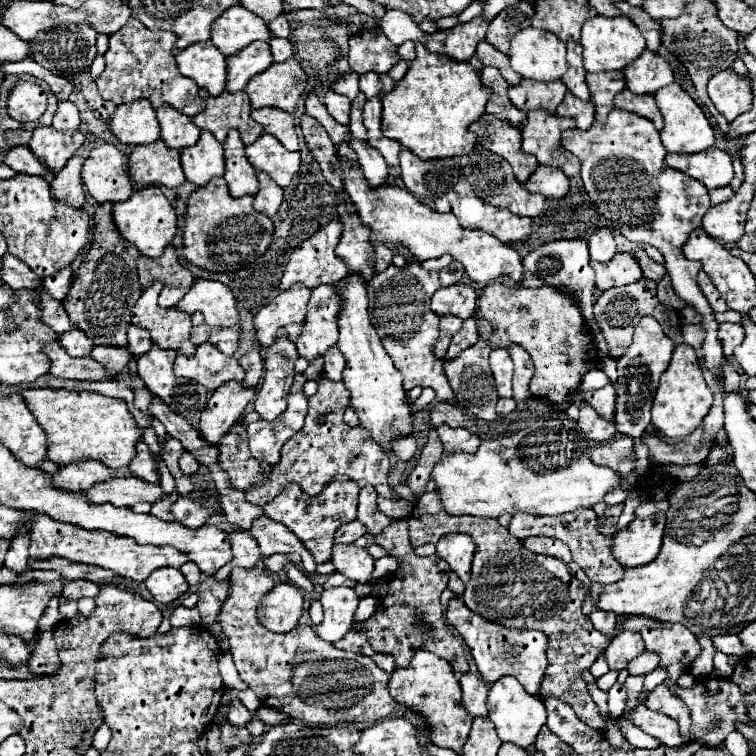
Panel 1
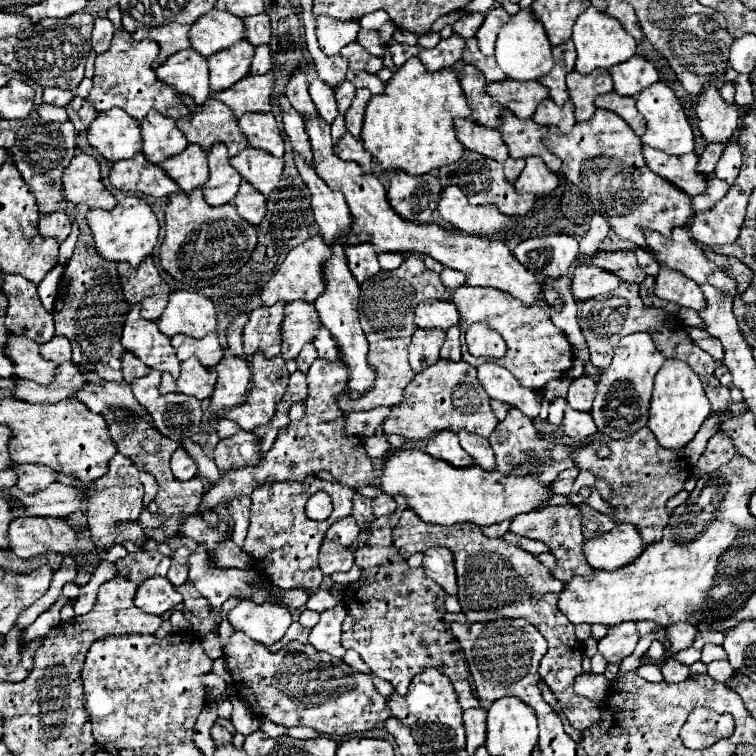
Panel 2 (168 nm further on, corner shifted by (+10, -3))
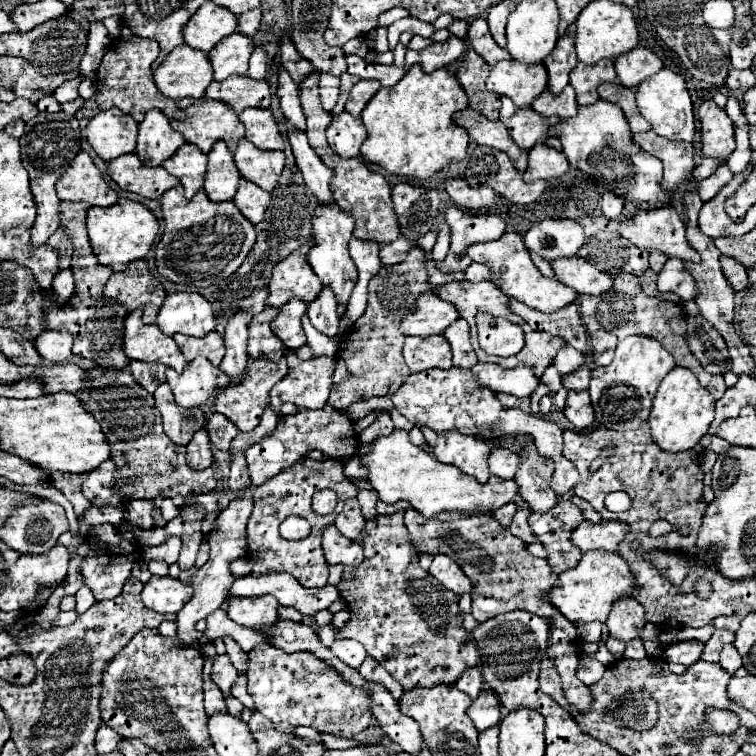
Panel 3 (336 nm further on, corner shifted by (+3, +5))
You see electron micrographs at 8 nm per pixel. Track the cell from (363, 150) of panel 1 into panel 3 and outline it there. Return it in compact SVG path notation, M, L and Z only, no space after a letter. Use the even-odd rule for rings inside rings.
M342 113L340 117L332 119L332 125L326 131L328 145L334 153L340 157L356 157L360 155L360 147L366 139L366 127L360 117L354 117L350 113Z

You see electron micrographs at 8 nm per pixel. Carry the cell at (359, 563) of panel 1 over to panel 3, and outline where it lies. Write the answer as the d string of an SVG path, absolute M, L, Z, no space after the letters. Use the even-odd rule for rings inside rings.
M328 525L322 535L322 549L324 557L330 565L358 565L364 555L362 555L362 545L356 541L350 541L344 537L334 525Z

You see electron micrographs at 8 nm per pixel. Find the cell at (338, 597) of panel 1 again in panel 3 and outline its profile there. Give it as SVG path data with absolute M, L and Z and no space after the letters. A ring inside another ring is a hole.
M336 639L330 647L330 651L342 659L346 665L358 669L360 663L366 659L366 651L364 647L358 643L358 641L352 641L352 639Z

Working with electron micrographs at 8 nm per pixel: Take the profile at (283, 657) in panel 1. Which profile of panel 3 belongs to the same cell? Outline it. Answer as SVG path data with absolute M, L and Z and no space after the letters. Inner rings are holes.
M270 643L256 645L248 657L248 693L254 699L256 711L268 717L278 731L290 733L298 725L308 725L320 733L334 733L352 739L374 721L368 691L344 683L336 669L326 665L312 669L304 665L298 653L288 655Z

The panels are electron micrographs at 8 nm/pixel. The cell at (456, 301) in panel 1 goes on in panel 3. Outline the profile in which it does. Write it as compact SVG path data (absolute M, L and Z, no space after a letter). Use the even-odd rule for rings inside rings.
M424 293L416 299L416 309L402 321L404 335L438 335L442 333L452 321L456 321L458 311L452 303L440 299L436 293Z

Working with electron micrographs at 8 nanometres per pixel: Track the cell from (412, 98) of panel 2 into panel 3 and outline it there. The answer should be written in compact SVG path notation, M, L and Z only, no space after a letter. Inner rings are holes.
M412 65L404 79L390 89L382 87L362 111L368 139L360 153L366 161L384 167L388 173L430 179L446 165L466 157L468 133L452 123L452 115L466 107L468 95L452 71L438 69L424 73L420 65Z

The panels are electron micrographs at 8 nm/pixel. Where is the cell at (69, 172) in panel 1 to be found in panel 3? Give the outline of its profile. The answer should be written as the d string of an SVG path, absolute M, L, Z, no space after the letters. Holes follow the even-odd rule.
M58 227L58 229L56 229L56 235L52 235L52 239L48 239L48 245L50 245L50 247L54 247L54 249L58 251L58 257L60 257L58 267L60 267L60 269L70 267L72 241L70 241L70 235L66 235L64 227Z

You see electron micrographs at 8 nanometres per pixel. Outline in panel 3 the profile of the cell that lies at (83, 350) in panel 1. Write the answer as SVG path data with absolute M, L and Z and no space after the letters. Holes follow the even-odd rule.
M44 331L34 339L36 351L52 363L64 363L72 355L72 335L58 331Z

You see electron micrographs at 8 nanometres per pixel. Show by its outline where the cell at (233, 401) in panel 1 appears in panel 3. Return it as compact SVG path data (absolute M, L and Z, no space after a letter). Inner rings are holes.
M236 313L226 325L226 333L224 333L226 355L220 363L220 369L224 369L224 373L230 379L236 379L236 377L244 375L244 371L246 371L246 363L248 363L248 351L246 351L248 323L250 323L250 315Z

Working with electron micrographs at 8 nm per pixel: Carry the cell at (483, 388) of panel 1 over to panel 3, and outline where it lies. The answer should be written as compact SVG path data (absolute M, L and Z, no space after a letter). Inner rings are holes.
M450 367L412 373L404 385L392 395L394 409L402 413L416 427L430 427L434 431L458 429L464 435L474 435L480 439L498 439L506 433L528 433L536 439L540 451L554 461L562 455L562 429L556 423L538 419L520 409L508 409L488 387L476 383L472 369Z

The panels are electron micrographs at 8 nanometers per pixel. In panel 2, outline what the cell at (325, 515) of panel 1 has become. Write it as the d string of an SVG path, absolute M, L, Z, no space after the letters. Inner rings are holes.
M309 475L303 483L267 483L257 487L251 493L251 523L247 531L247 539L243 543L243 551L255 559L255 569L259 575L267 575L269 581L281 589L317 589L323 573L317 567L317 553L325 539L325 533L331 523L337 519L351 515L351 501L355 489L345 487L341 483L321 481L315 475ZM325 491L333 499L333 513L327 521L311 521L305 515L307 499L317 493Z

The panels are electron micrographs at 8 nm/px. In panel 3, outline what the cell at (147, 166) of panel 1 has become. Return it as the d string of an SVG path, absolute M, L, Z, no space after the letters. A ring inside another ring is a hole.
M128 153L112 159L108 163L108 173L120 185L120 189L140 193L148 199L160 199L164 191L180 183L164 167L148 167L140 163L136 153Z

